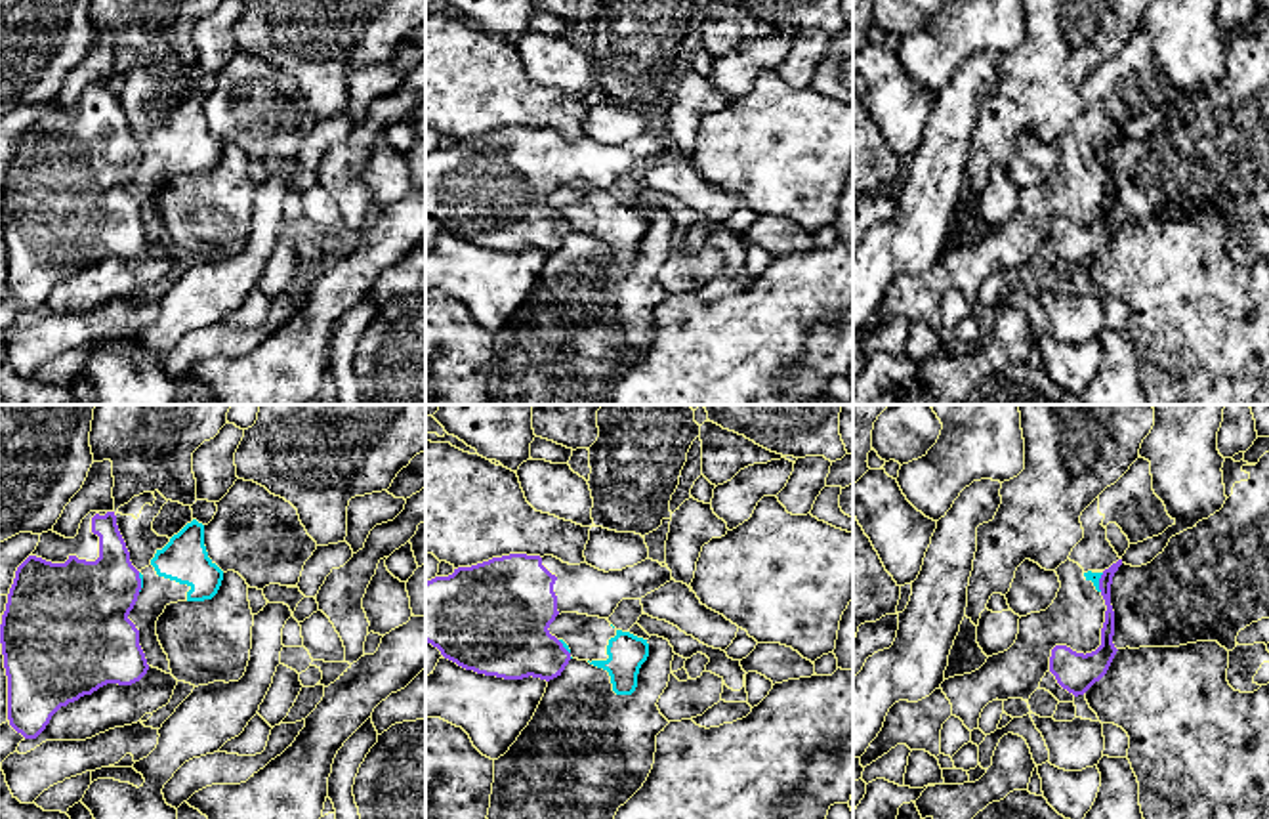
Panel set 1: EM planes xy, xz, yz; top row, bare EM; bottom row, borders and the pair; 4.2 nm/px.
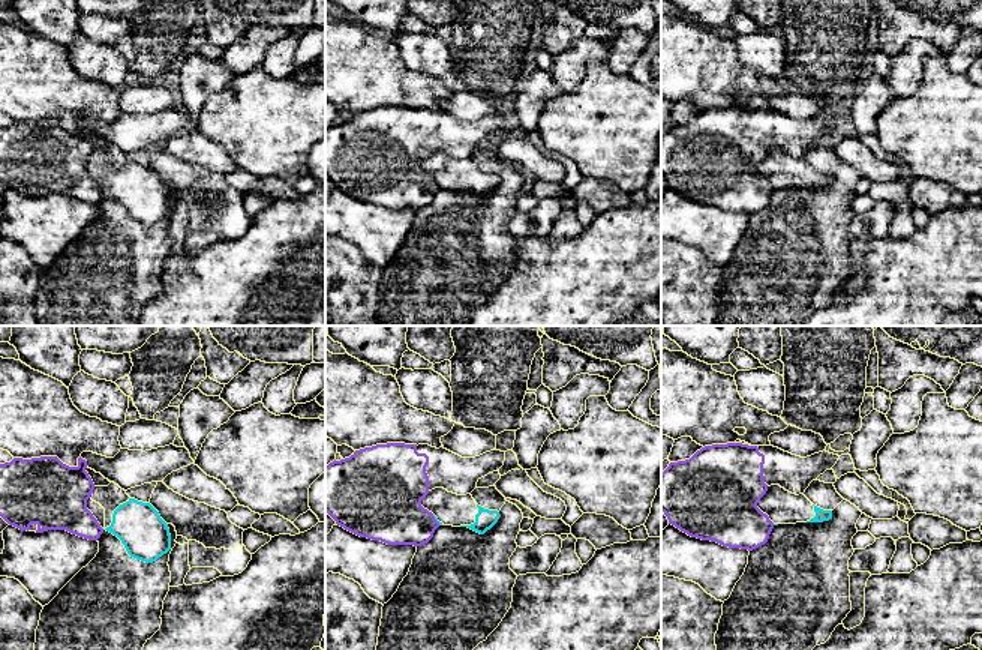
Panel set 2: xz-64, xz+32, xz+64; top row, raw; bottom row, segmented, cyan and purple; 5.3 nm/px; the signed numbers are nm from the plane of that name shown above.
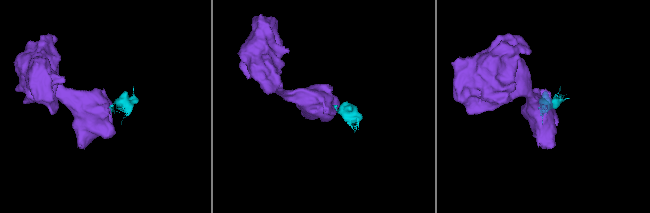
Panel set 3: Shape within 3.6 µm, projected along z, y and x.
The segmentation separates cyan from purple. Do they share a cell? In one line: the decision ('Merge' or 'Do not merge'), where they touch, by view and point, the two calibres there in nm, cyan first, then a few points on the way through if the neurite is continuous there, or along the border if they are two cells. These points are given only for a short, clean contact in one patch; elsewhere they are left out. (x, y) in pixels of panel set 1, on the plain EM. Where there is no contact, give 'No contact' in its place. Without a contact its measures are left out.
Do not merge. Touches cyan at yz (1098, 155). Thickness 50 nm (cyan) against 60 nm. Boundary: yz (1103, 146), (1100, 163)

